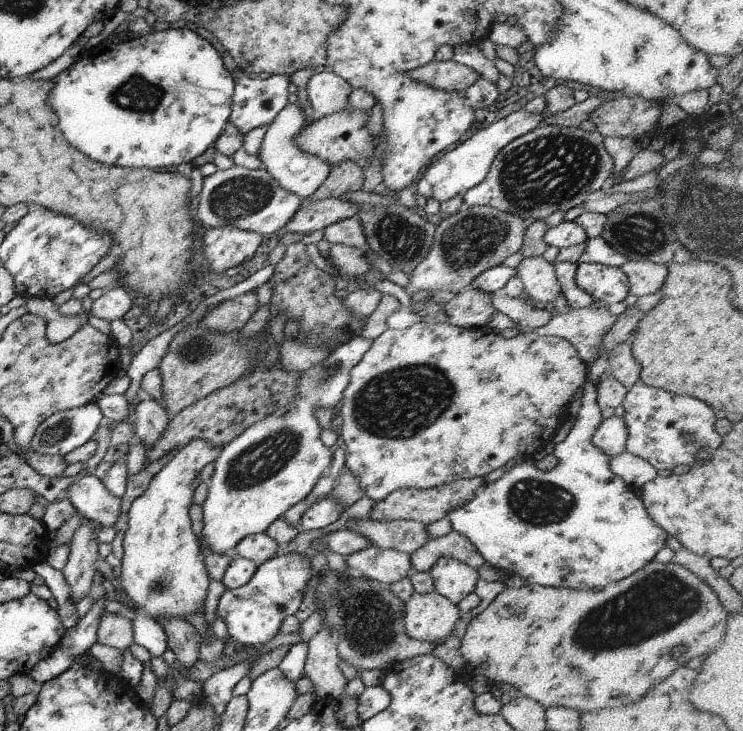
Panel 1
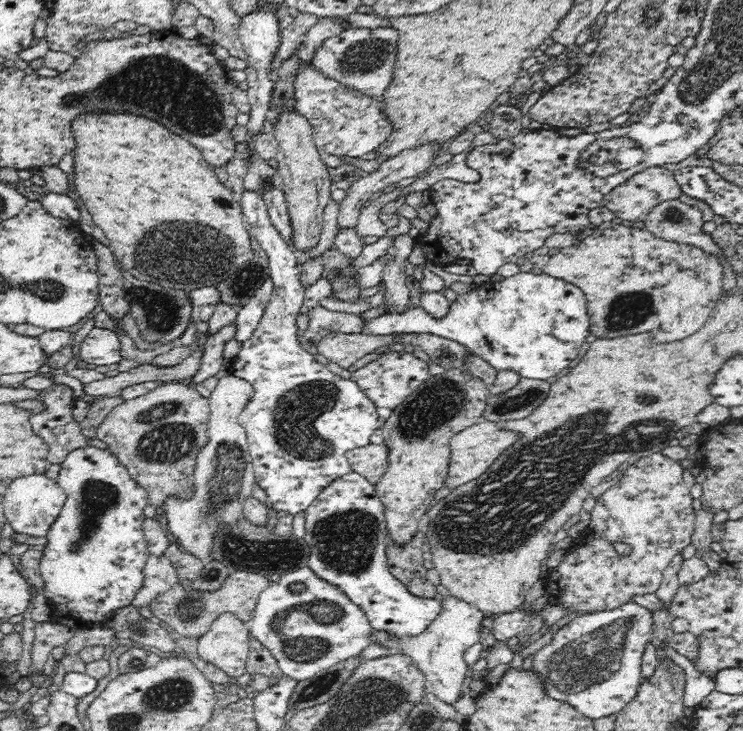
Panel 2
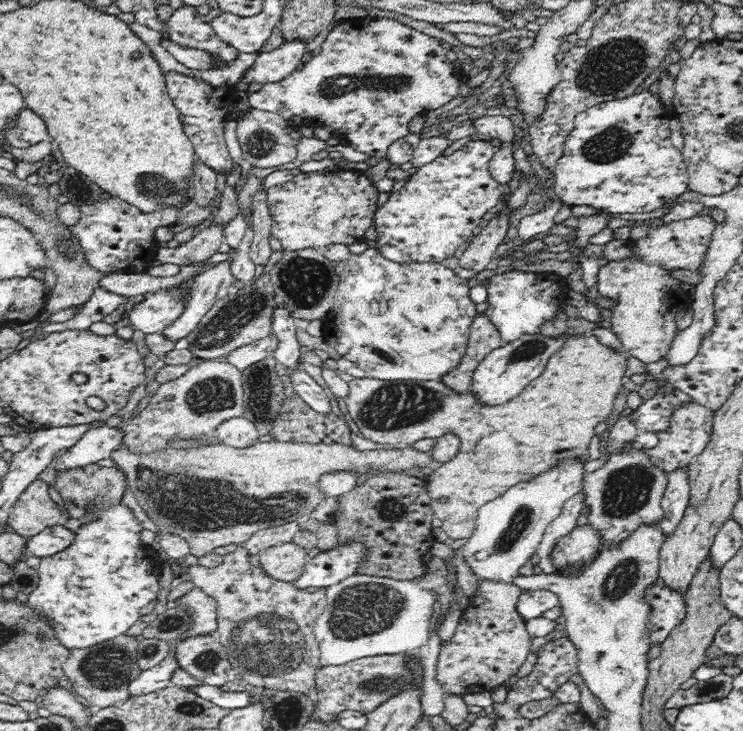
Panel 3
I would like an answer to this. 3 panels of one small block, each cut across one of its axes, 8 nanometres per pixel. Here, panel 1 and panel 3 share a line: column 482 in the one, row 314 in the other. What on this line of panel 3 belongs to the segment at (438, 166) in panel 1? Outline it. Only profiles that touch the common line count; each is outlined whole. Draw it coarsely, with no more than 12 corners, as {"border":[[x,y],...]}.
{"border":[[188,286],[160,289],[136,304],[134,330],[162,334],[184,312]]}

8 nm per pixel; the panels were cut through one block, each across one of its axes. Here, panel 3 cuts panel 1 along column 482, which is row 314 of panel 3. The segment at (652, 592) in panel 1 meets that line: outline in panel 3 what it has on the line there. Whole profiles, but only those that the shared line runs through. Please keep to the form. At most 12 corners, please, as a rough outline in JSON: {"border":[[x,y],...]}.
{"border":[[704,215],[650,227],[599,268],[610,331],[648,365],[678,334],[672,268],[700,270]]}

